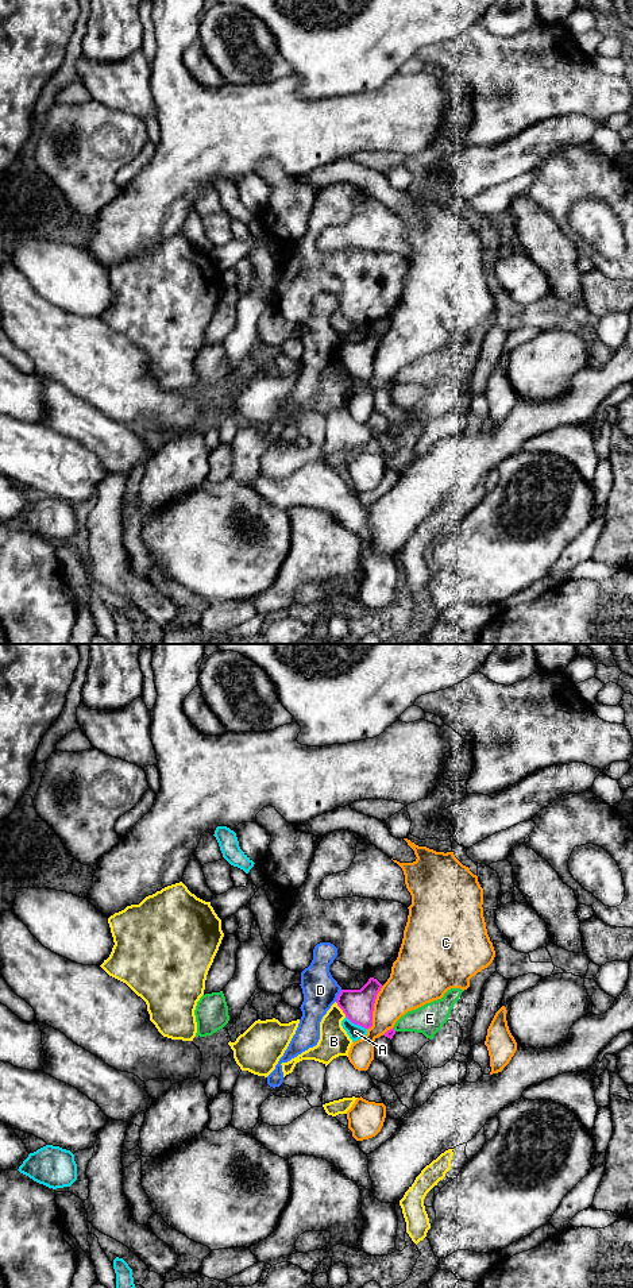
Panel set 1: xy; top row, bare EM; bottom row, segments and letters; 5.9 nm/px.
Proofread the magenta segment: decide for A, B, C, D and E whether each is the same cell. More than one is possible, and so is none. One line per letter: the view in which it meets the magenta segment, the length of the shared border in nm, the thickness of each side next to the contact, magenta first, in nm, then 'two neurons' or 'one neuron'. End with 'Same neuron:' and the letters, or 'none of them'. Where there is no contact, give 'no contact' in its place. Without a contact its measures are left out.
A: meets magenta in xy; contact 150 nm long; 190 nm thick on the magenta side, 90 nm on the other; two neurons
B: meets magenta in xy; contact 110 nm long; 190 nm thick on the magenta side, 180 nm on the other; two neurons
C: meets magenta in xy; contact 280 nm long; 190 nm thick on the magenta side, 260 nm on the other; two neurons
D: meets magenta in xy; contact 80 nm long; 190 nm thick on the magenta side, 220 nm on the other; two neurons
E: meets magenta in xy; contact 30 nm long; 50 nm thick on the magenta side, 180 nm on the other; two neurons
Same neuron: none of them

